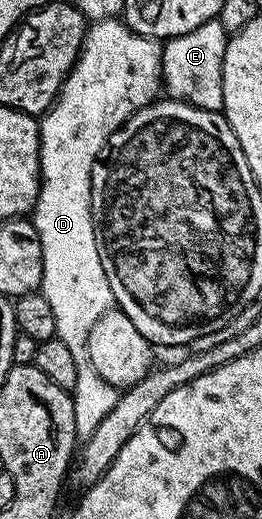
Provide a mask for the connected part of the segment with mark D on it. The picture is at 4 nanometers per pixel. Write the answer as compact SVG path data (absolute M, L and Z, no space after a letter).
M100 19L92 22L87 28L87 36L83 38L83 48L79 51L79 59L75 68L67 75L59 98L39 123L39 196L35 202L33 222L41 237L41 253L43 254L43 285L41 293L49 301L53 309L53 317L57 317L55 334L58 339L69 345L69 353L73 353L73 361L77 361L77 385L73 392L75 401L75 433L76 436L92 435L105 421L105 417L117 405L120 392L100 377L87 362L87 338L93 325L102 315L112 310L115 298L109 289L109 277L105 277L105 269L101 269L101 257L97 249L95 226L91 216L91 170L103 152L103 146L109 141L111 134L121 127L129 116L156 102L163 85L163 43L139 35L126 23L119 19Z

